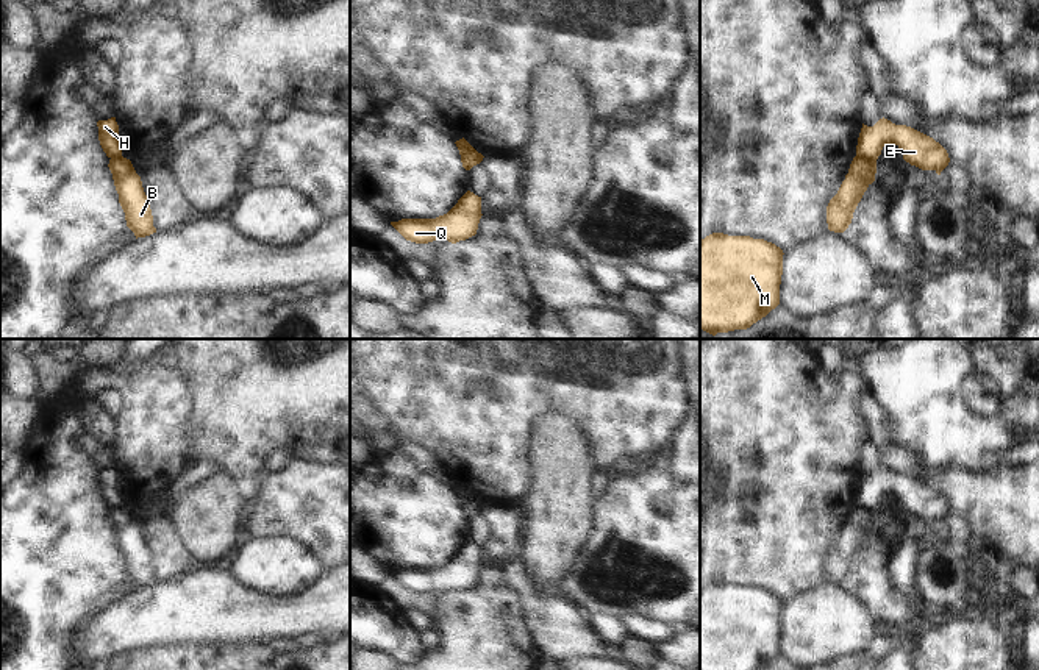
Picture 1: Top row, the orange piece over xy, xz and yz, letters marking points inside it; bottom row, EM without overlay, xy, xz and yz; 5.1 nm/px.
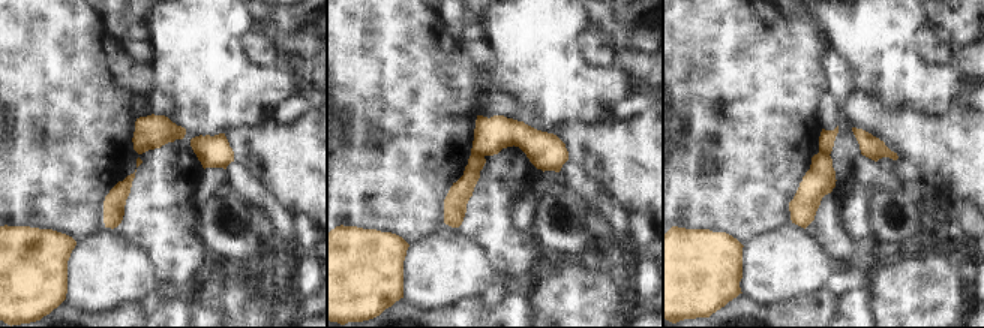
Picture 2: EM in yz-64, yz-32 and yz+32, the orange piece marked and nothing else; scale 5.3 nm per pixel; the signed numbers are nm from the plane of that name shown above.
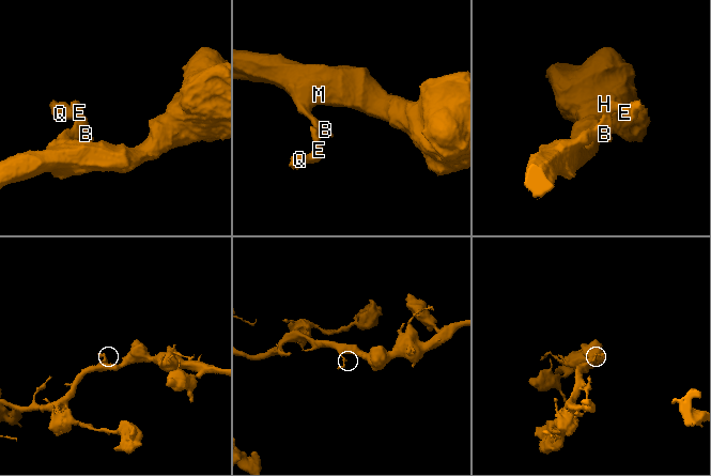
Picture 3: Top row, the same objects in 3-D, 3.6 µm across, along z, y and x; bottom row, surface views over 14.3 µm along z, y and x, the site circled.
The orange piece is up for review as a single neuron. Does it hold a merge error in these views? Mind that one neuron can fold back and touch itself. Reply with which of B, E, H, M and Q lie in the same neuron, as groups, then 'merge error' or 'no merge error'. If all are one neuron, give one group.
groups B M / E H Q; merge error

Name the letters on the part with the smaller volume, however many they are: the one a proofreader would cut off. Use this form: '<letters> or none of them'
E, H, Q

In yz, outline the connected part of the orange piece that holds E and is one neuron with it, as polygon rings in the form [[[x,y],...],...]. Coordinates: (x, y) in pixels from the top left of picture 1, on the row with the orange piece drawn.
[[[880,119],[873,127],[862,123],[856,156],[877,161],[887,144],[895,144],[906,162],[922,170],[934,170],[937,175],[948,166],[947,150],[933,137],[906,125],[895,125]]]

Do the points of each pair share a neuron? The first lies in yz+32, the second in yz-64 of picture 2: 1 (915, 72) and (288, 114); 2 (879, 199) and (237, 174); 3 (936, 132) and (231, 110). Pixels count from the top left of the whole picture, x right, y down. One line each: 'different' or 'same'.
1: different
2: different
3: different

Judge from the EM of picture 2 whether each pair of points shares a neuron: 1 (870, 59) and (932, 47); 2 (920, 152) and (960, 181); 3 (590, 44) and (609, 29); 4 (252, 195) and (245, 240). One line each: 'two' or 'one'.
1: two
2: one
3: two
4: two

